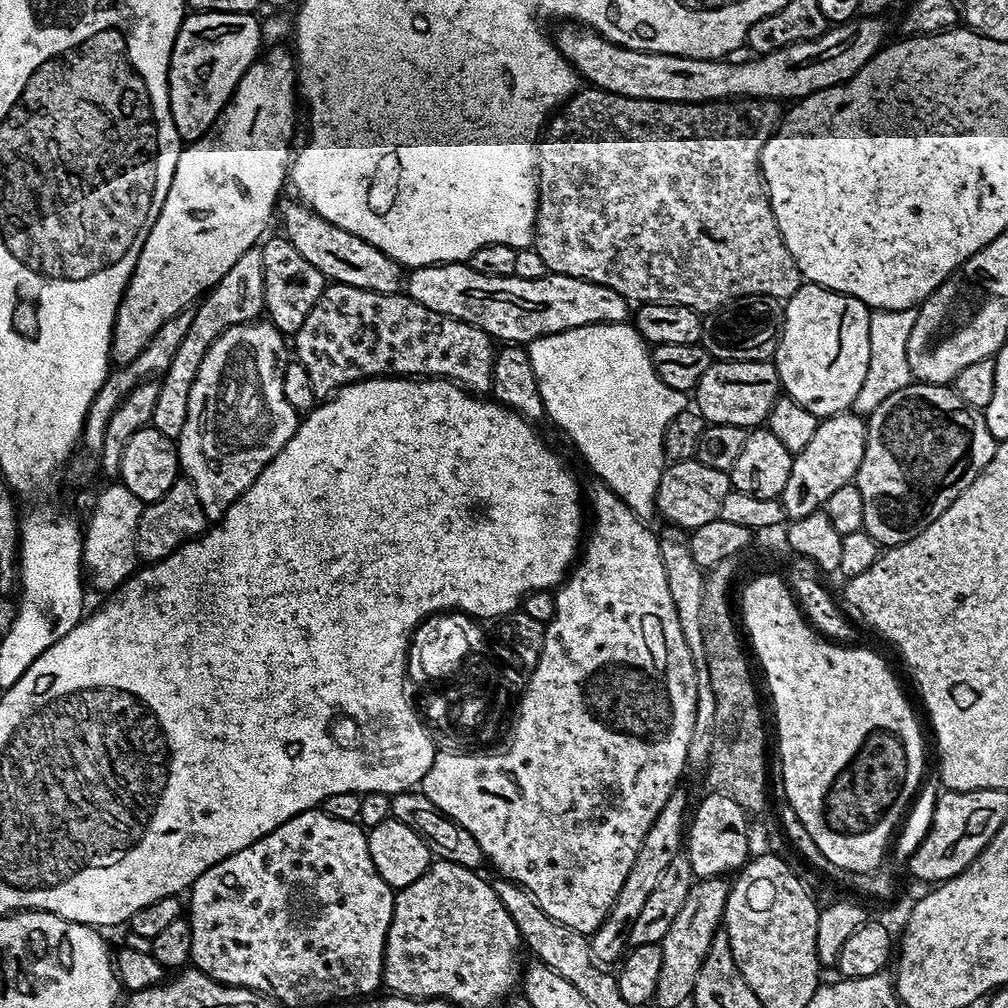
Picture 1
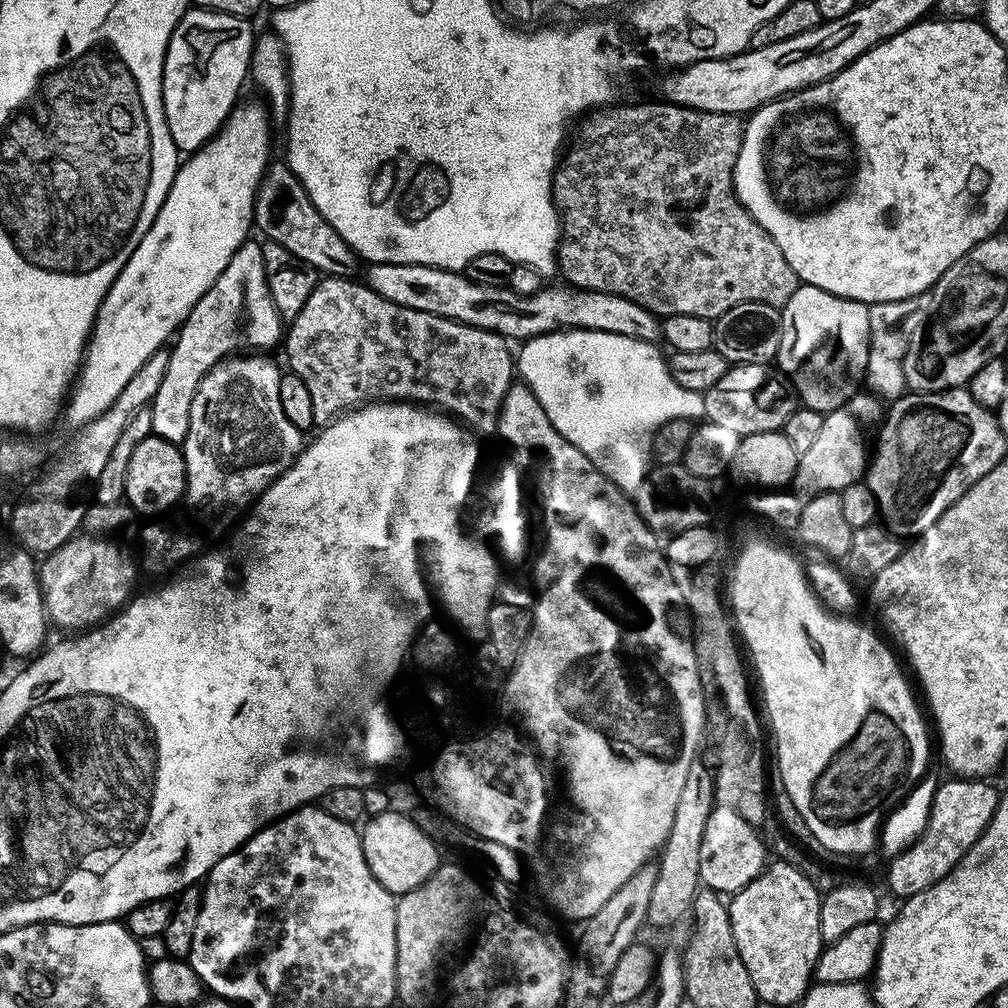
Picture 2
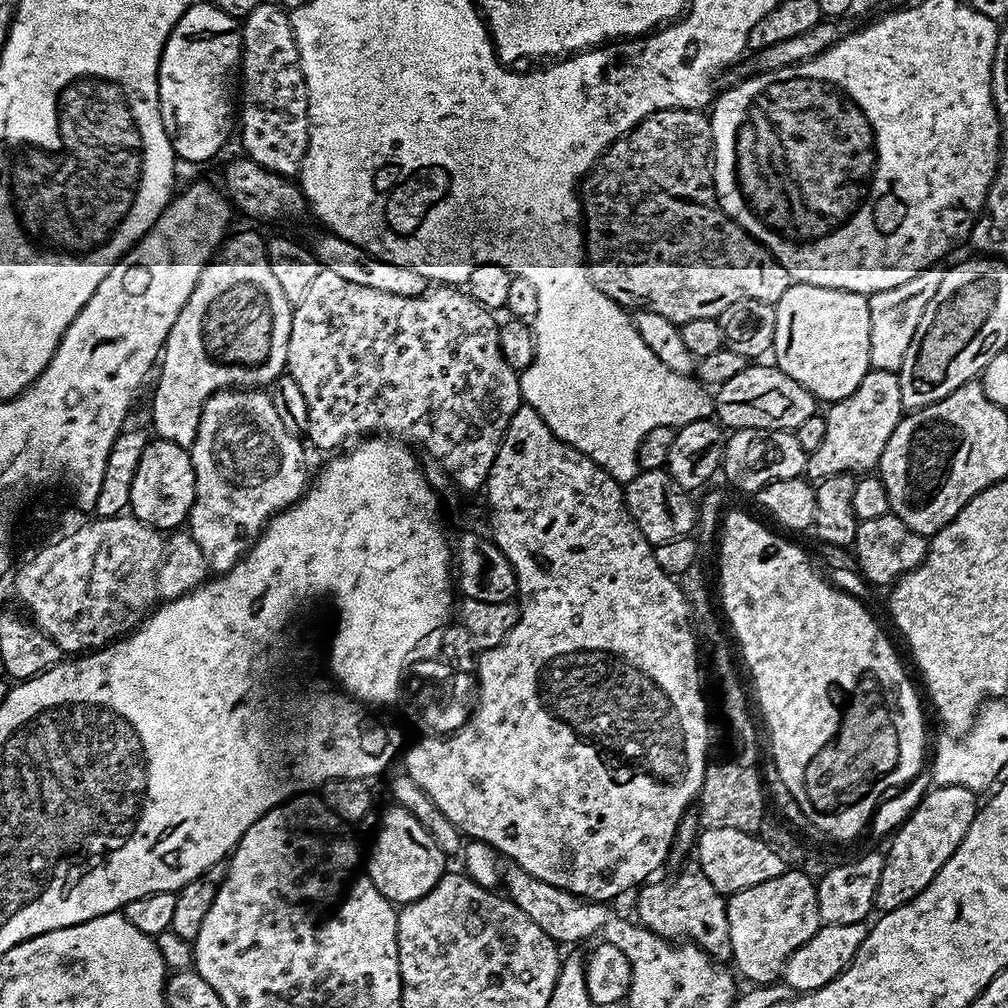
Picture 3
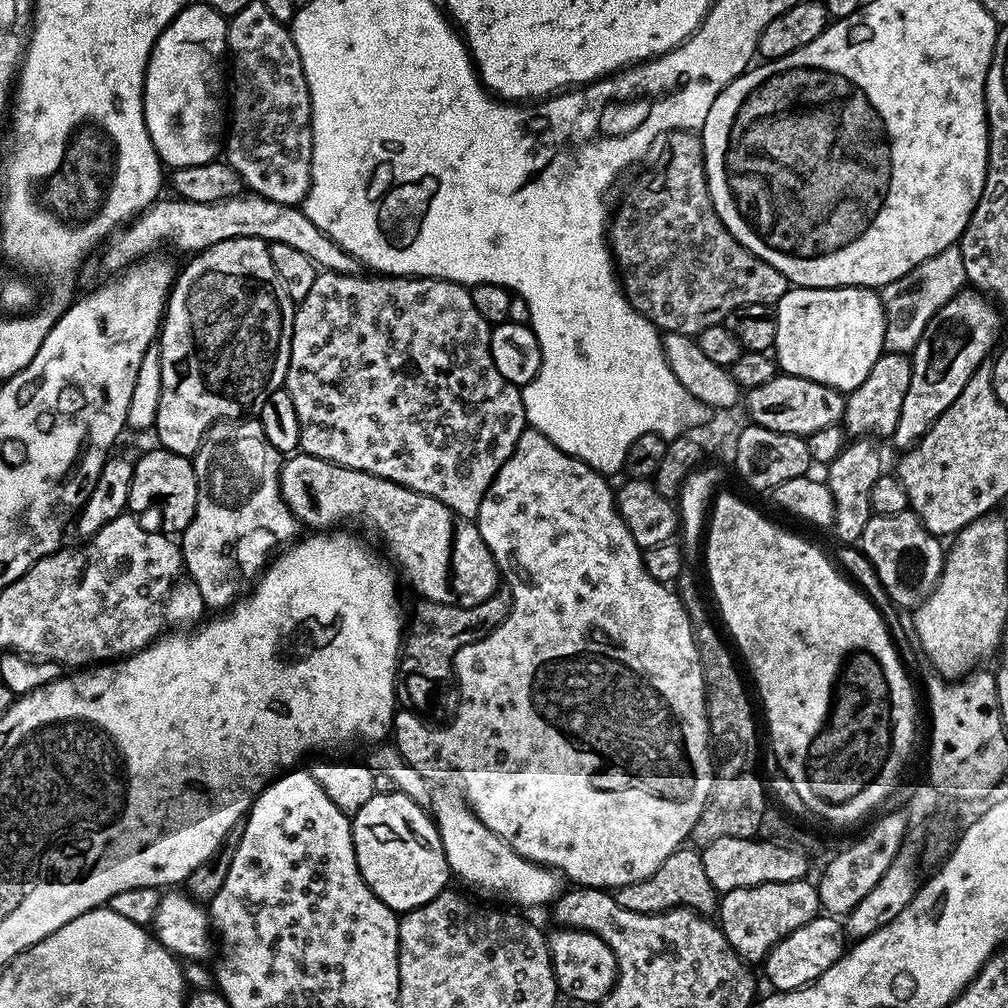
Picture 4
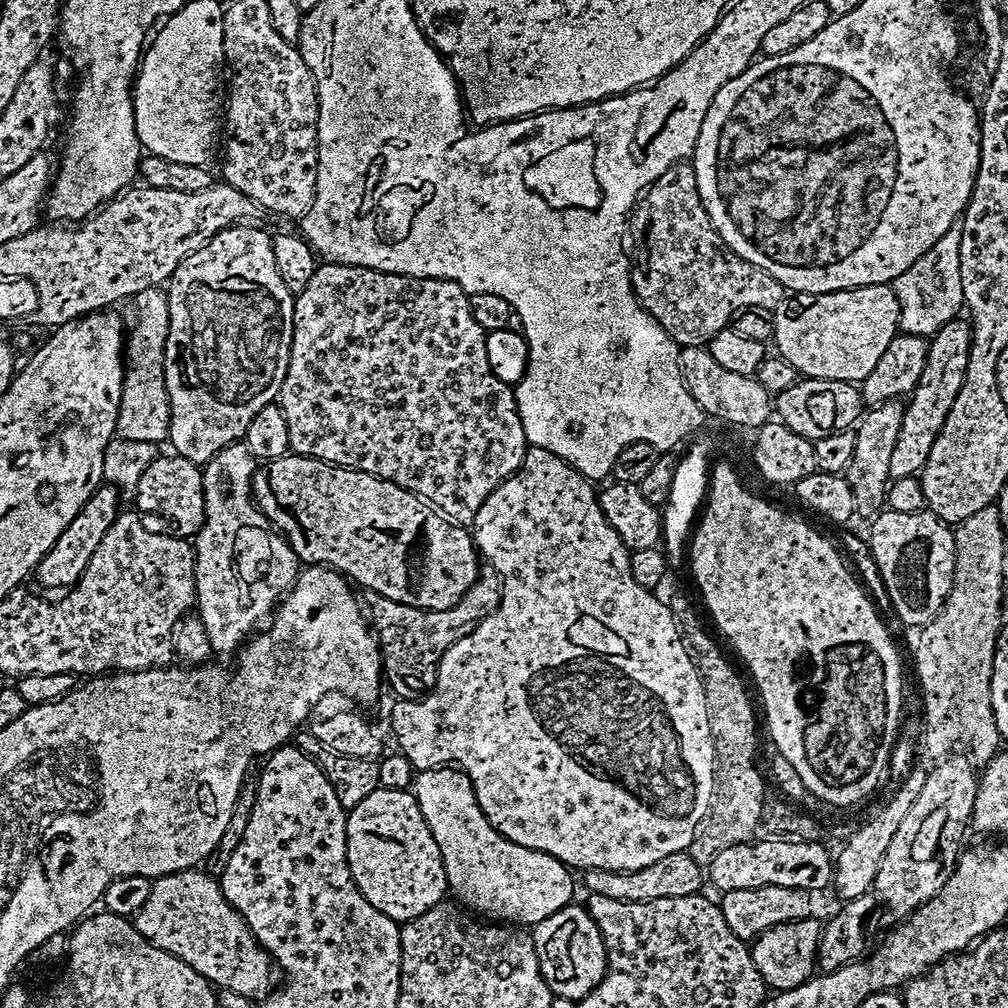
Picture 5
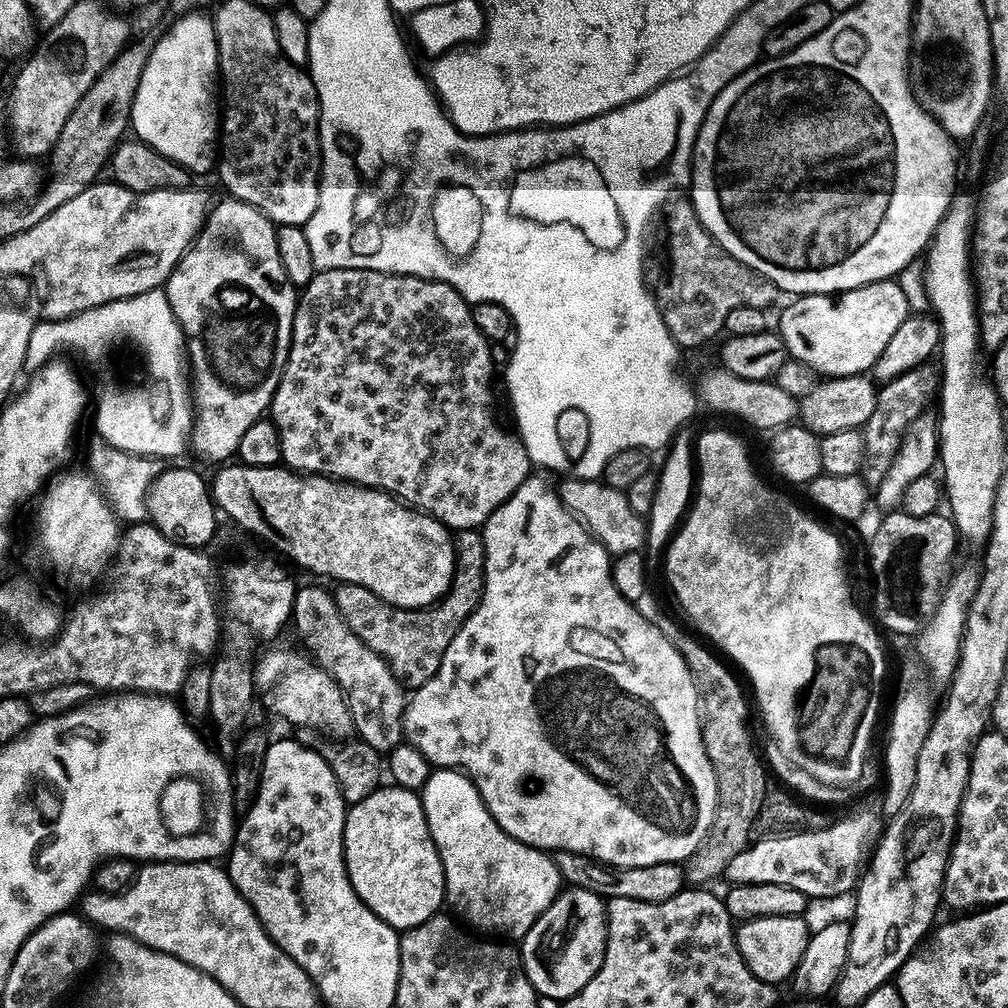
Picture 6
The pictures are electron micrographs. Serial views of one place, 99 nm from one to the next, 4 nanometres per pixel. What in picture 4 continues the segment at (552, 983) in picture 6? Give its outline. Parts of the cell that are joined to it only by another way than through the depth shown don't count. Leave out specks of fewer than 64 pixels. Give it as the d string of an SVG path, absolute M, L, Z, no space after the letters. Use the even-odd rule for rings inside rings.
M561 927L556 931L560 932L554 933L553 936L549 935L547 942L557 989L563 995L565 992L572 1000L581 1000L582 1003L592 1006L599 1005L616 985L616 959L610 946L606 946L602 938L580 928Z

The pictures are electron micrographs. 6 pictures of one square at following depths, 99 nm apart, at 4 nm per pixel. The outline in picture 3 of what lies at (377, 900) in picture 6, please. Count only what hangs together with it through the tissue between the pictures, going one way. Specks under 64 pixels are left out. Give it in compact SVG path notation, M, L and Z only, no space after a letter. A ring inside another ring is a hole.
M399 806L383 809L376 833L372 836L372 849L366 852L366 871L378 891L393 905L403 906L411 900L425 896L440 881L446 871L446 857L434 844L430 834L417 818Z

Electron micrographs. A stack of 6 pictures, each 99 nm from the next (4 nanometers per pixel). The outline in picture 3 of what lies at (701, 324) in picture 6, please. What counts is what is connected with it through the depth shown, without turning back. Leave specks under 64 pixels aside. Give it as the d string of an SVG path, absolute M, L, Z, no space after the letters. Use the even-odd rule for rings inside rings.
M675 108L662 110L646 117L637 127L632 129L623 140L614 141L596 162L591 173L579 181L578 195L582 213L582 231L584 234L584 251L588 265L588 276L592 285L611 300L617 300L625 310L649 308L654 314L662 314L662 318L670 318L677 326L686 322L694 322L694 318L717 319L726 306L734 306L734 302L753 300L775 305L786 294L786 290L794 282L786 270L779 264L755 238L740 229L732 217L725 214L716 199L716 183L712 177L712 122L703 111L690 108Z

